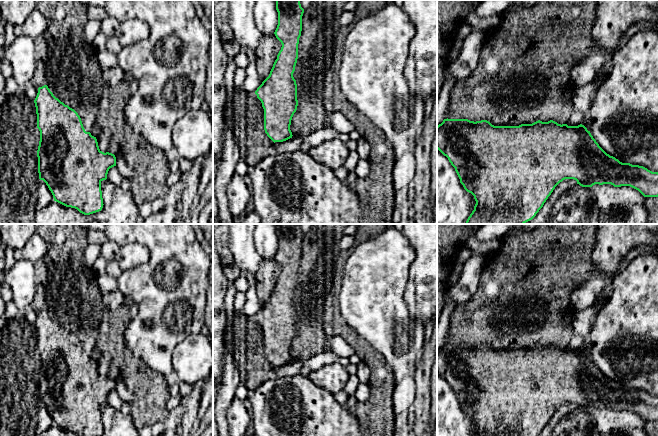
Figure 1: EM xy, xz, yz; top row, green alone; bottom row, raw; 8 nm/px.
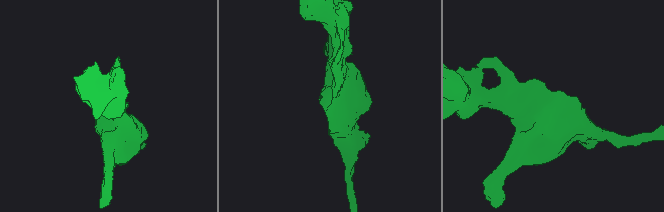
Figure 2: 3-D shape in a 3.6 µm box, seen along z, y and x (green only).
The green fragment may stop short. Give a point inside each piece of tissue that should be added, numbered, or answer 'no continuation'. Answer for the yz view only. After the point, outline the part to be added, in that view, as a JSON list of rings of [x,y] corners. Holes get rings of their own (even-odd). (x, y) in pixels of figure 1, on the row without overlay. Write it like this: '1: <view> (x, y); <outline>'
no continuation

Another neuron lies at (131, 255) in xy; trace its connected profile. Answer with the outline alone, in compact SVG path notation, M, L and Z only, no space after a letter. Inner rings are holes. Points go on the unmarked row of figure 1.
M139 243L121 245L116 256L116 260L123 271L139 267L149 259L150 252L148 248Z

